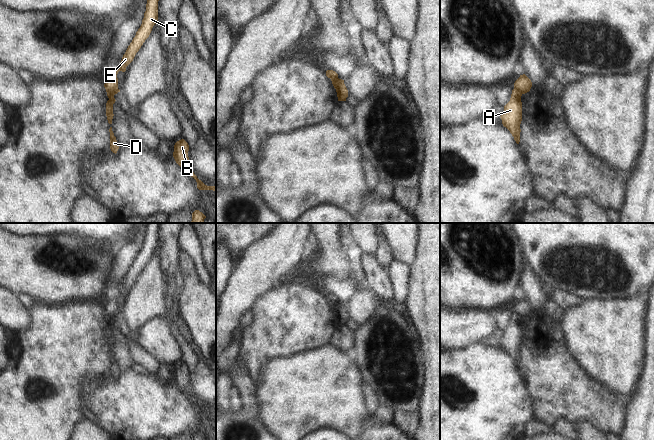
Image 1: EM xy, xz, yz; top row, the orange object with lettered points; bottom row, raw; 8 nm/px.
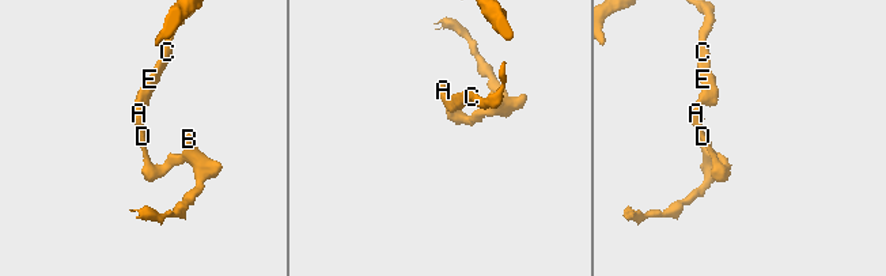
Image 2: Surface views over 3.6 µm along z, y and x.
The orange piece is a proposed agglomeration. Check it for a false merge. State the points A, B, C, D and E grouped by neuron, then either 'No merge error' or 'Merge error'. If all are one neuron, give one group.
Groups: A B D / C E. Merge error.

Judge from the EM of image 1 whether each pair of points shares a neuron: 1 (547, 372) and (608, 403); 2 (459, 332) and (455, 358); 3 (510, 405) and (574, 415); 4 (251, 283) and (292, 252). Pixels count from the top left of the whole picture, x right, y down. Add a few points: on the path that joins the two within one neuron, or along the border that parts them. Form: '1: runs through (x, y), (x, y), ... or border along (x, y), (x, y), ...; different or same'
1: runs through (562, 387), (575, 397), (593, 403); same
2: border along (478, 342), (465, 348), (451, 351); different
3: border along (526, 387), (532, 400), (534, 418); different
4: runs through (261, 273), (282, 252); same

